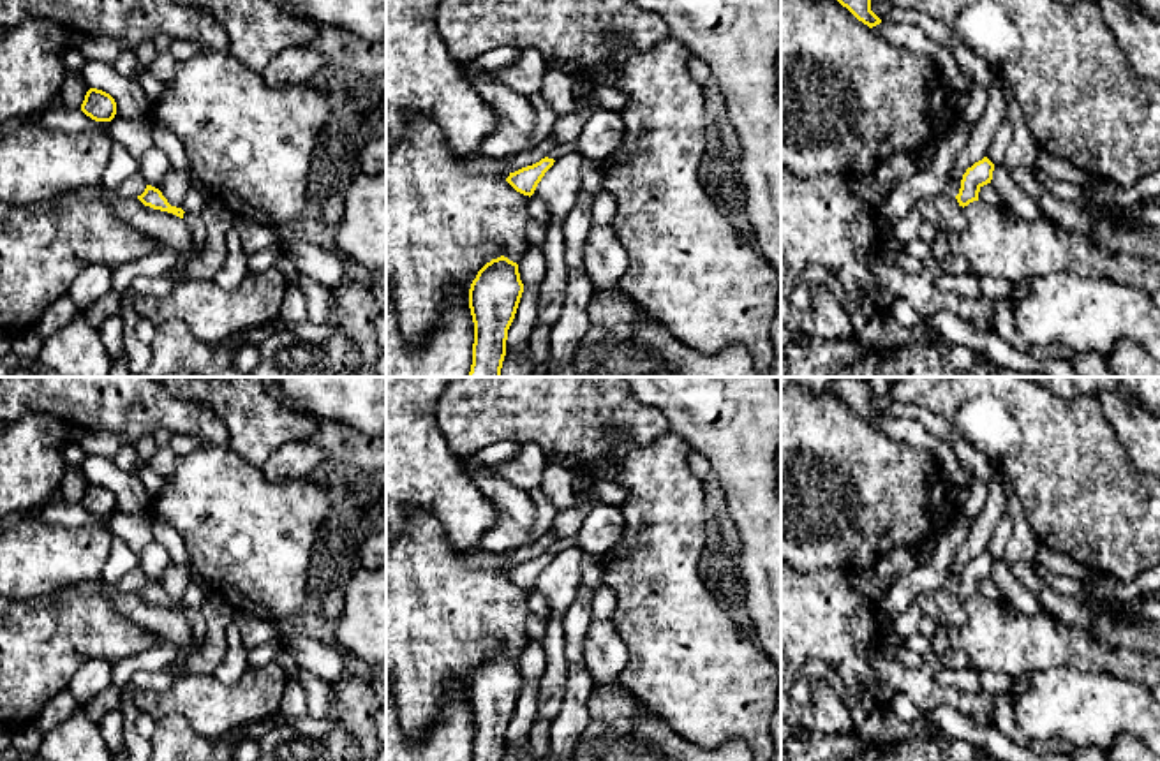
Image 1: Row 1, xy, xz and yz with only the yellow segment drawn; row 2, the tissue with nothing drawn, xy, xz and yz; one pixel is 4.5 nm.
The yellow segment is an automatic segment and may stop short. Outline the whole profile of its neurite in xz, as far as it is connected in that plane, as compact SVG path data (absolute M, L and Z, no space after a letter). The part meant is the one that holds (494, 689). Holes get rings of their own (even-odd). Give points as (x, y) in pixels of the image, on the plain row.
M504 650L492 654L478 666L469 683L469 703L474 717L471 761L502 761L508 724L522 687L518 659Z

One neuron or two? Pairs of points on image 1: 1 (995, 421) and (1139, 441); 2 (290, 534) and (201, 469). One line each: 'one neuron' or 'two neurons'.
1: two neurons
2: one neuron

